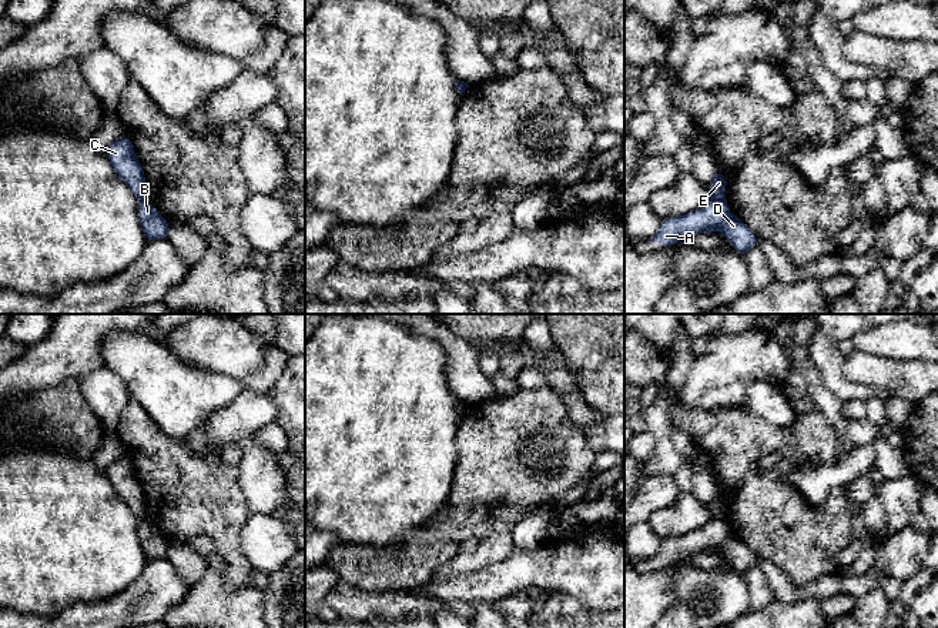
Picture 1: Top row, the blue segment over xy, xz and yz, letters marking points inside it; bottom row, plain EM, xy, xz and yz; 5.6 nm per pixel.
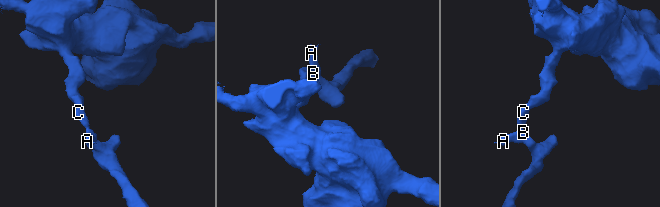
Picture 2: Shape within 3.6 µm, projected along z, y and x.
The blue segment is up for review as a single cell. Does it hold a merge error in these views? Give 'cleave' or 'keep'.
cleave

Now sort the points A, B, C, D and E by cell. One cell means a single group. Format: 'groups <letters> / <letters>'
groups A B D / C E

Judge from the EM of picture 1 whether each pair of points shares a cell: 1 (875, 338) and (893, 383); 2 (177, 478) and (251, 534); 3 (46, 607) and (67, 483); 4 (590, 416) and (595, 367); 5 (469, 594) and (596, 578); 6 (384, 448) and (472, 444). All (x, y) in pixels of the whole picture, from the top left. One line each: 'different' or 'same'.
1: different
2: different
3: same
4: different
5: same
6: different

